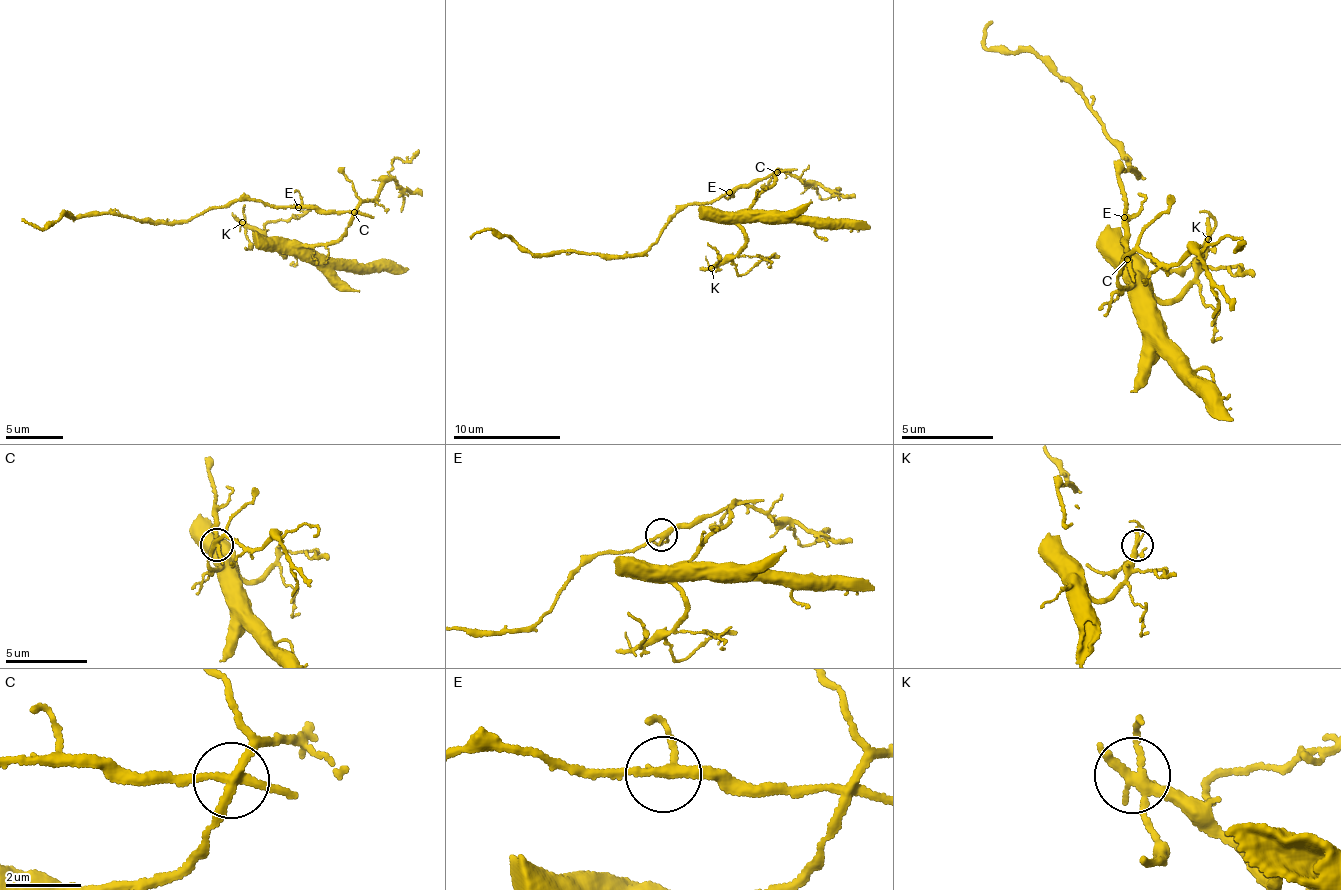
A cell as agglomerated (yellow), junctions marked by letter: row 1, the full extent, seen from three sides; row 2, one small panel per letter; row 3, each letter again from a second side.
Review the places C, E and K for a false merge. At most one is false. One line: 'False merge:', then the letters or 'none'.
False merge: C

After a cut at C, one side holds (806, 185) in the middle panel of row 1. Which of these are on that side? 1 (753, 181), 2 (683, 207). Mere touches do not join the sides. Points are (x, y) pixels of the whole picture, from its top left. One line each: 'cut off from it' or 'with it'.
1: cut off from it
2: cut off from it

